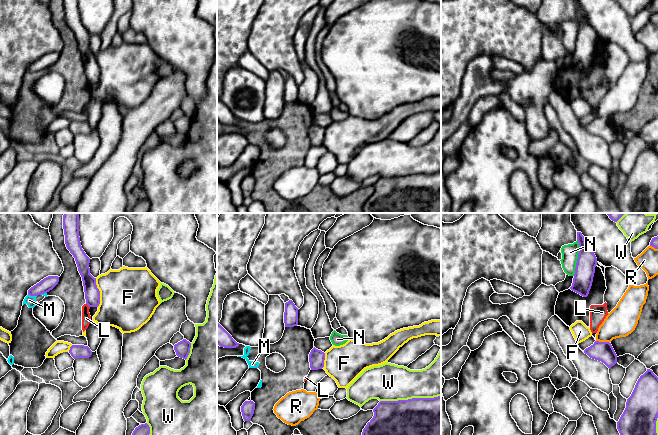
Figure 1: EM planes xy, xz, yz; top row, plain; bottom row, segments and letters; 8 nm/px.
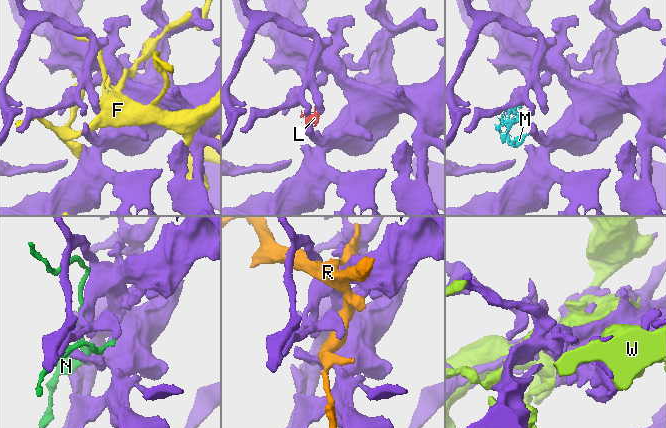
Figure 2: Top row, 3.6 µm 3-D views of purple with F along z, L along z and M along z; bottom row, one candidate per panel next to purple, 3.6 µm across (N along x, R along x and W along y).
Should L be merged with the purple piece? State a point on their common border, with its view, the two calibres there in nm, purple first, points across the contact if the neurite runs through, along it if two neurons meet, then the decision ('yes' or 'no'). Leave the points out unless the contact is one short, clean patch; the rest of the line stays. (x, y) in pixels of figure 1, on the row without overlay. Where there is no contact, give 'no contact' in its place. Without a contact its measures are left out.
meets purple in xy at (87, 80); 130 nm thick on the purple side, 80 nm on the other; border along xy (86, 79), (89, 83); no

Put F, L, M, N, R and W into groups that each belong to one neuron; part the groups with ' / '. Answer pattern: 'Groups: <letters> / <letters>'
Groups: F / L M / N / R / W

